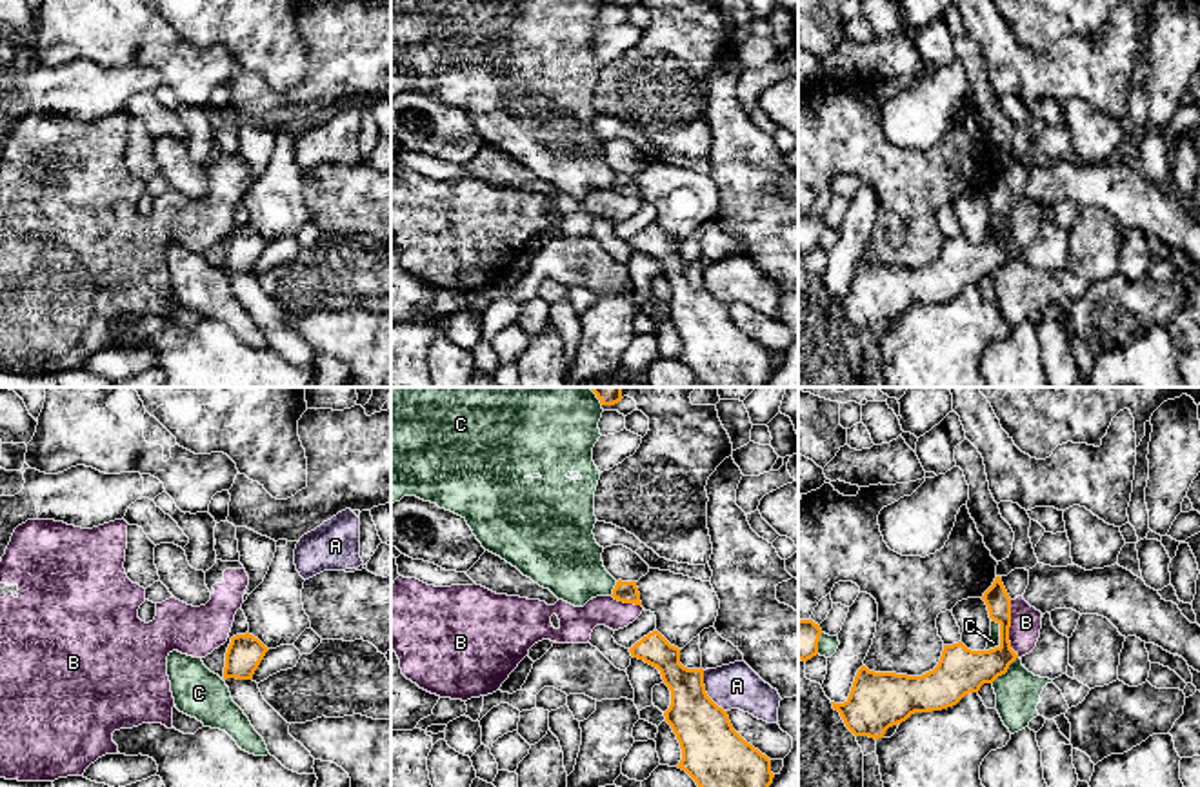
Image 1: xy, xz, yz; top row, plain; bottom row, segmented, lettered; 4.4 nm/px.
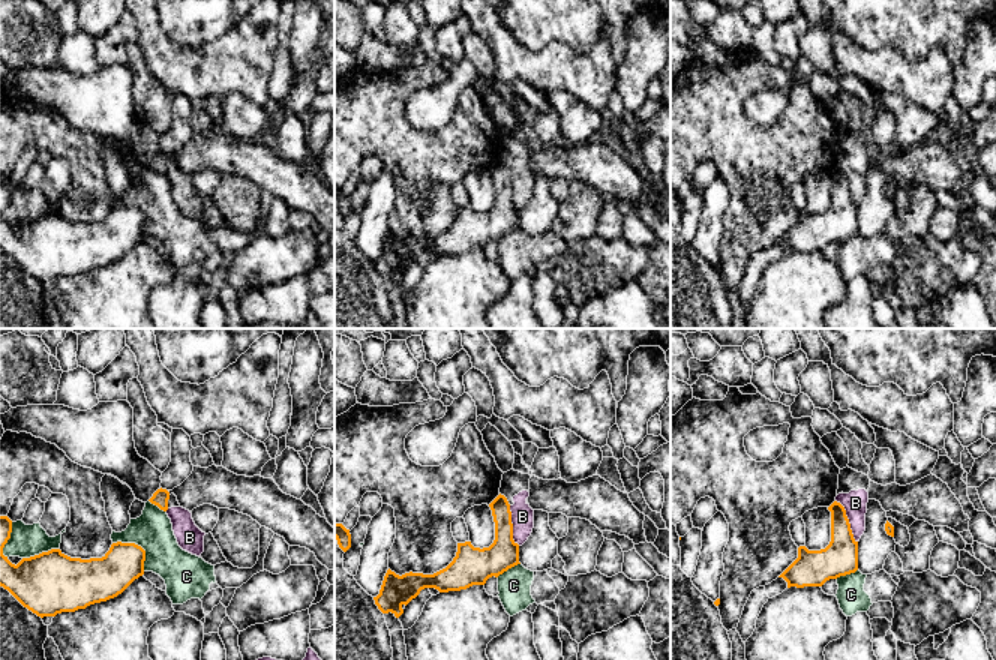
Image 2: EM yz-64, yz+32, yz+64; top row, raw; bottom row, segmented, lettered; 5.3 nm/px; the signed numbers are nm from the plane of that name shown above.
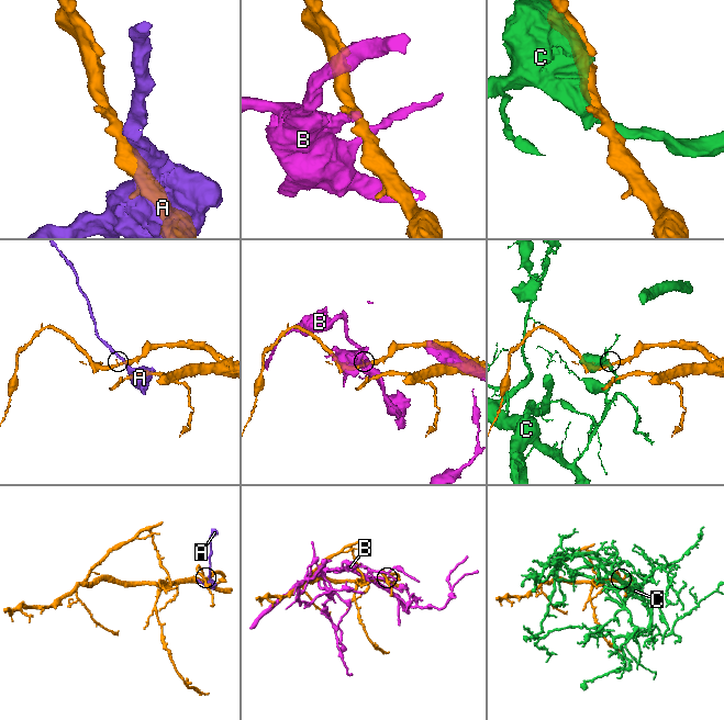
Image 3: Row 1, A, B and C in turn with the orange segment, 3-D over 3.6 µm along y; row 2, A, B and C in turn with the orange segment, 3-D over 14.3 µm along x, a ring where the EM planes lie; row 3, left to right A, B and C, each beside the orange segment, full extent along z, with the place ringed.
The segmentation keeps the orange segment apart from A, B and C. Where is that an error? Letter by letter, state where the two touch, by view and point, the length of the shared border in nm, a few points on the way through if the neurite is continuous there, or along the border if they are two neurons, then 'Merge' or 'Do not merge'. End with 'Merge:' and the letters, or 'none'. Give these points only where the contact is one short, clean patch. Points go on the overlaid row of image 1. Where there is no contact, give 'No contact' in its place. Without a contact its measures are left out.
A: Touches orange at xz (706, 693). Shared border 220 nm. Boundary: xz (702, 671), (706, 693), (726, 711). Do not merge
B: Touches orange at yz (1008, 629). Shared border 260 nm. Boundary: yz (1010, 600), (1010, 647), (1019, 657). Do not merge
C: Touches orange at yz (1000, 638). Shared border 150 nm. Do not merge
Merge: none

